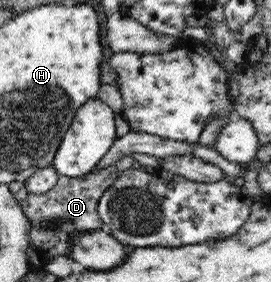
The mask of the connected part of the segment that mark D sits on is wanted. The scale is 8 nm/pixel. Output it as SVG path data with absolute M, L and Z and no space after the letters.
M113 165L101 171L93 171L85 179L61 175L47 193L27 195L21 200L21 207L31 220L29 265L41 265L57 255L68 255L68 237L75 230L103 229L102 219L98 214L98 201L118 176L119 172Z

